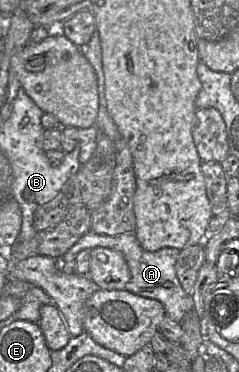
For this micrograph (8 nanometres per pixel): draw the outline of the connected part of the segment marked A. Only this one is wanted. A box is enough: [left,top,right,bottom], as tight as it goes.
[63,231,193,324]

